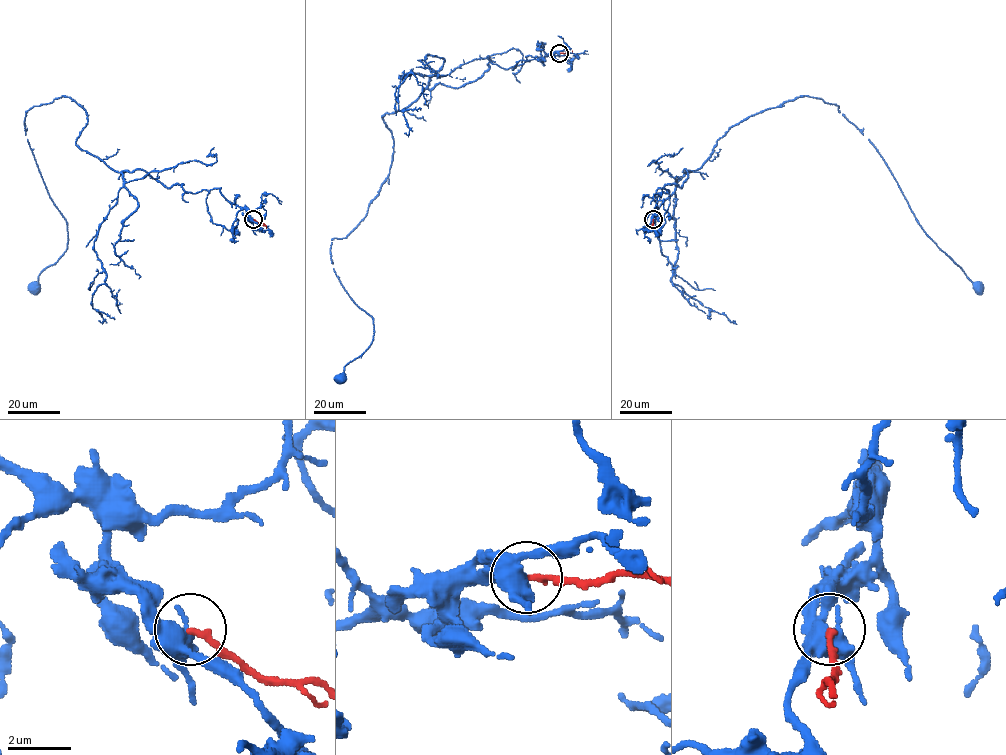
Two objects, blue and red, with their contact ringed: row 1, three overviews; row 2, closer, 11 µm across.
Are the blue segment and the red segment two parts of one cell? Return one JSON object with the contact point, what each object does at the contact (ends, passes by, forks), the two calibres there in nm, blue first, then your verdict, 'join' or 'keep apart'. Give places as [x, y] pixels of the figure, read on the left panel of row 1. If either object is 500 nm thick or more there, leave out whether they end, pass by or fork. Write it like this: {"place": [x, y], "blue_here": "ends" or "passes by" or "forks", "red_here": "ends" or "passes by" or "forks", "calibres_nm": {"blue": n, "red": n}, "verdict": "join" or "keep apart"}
{"place": [253, 219], "blue_here": "forks", "red_here": "ends", "calibres_nm": {"blue": 440, "red": 190}, "verdict": "keep apart"}

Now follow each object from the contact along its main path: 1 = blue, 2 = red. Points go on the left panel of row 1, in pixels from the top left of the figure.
1: (252, 219), (220, 188), (112, 170), (76, 144), (86, 111), (55, 98), (24, 130), (67, 248), (34, 287)
2: (253, 219), (266, 228)

